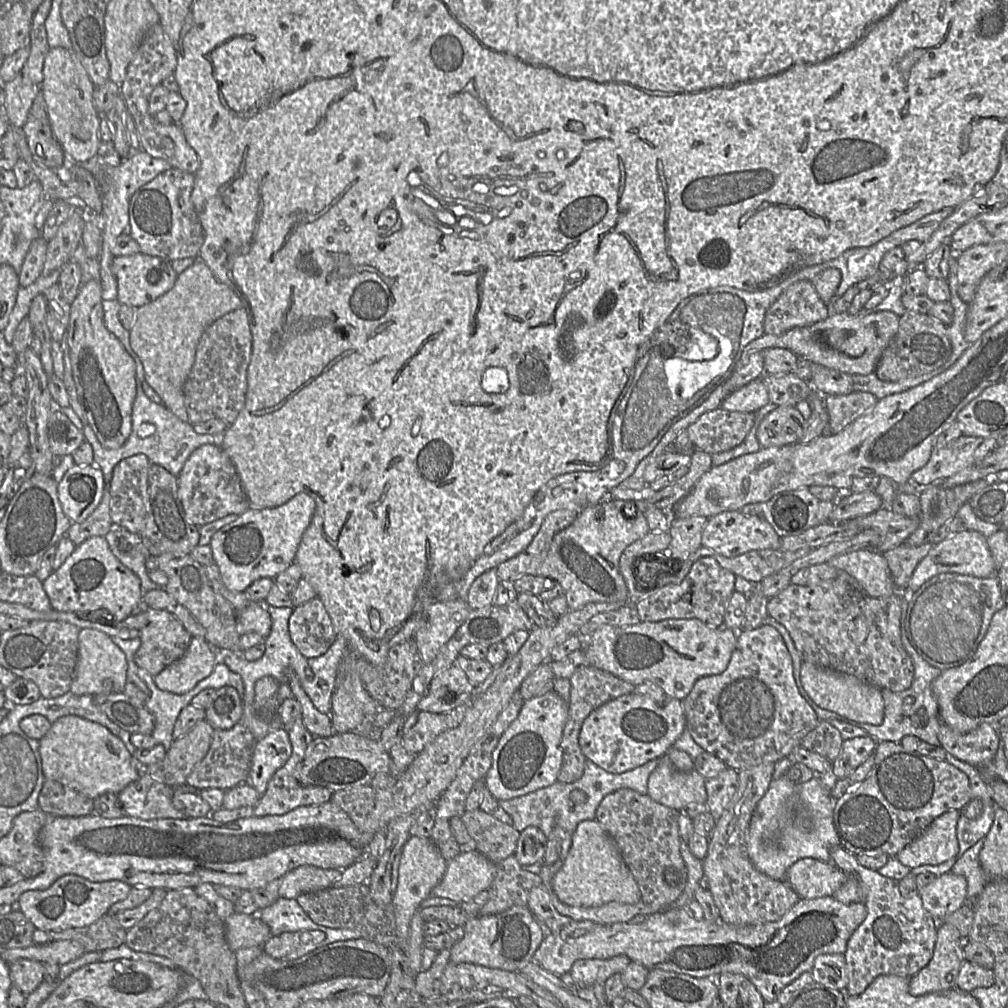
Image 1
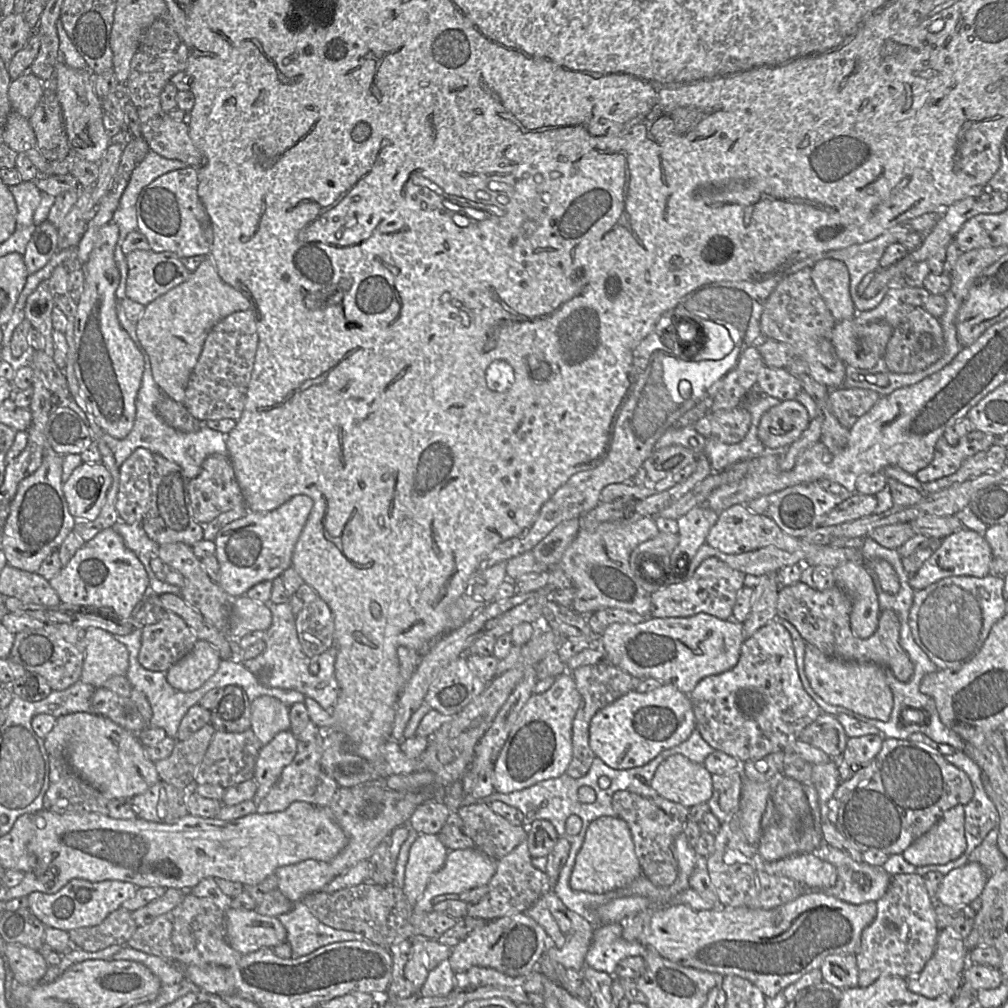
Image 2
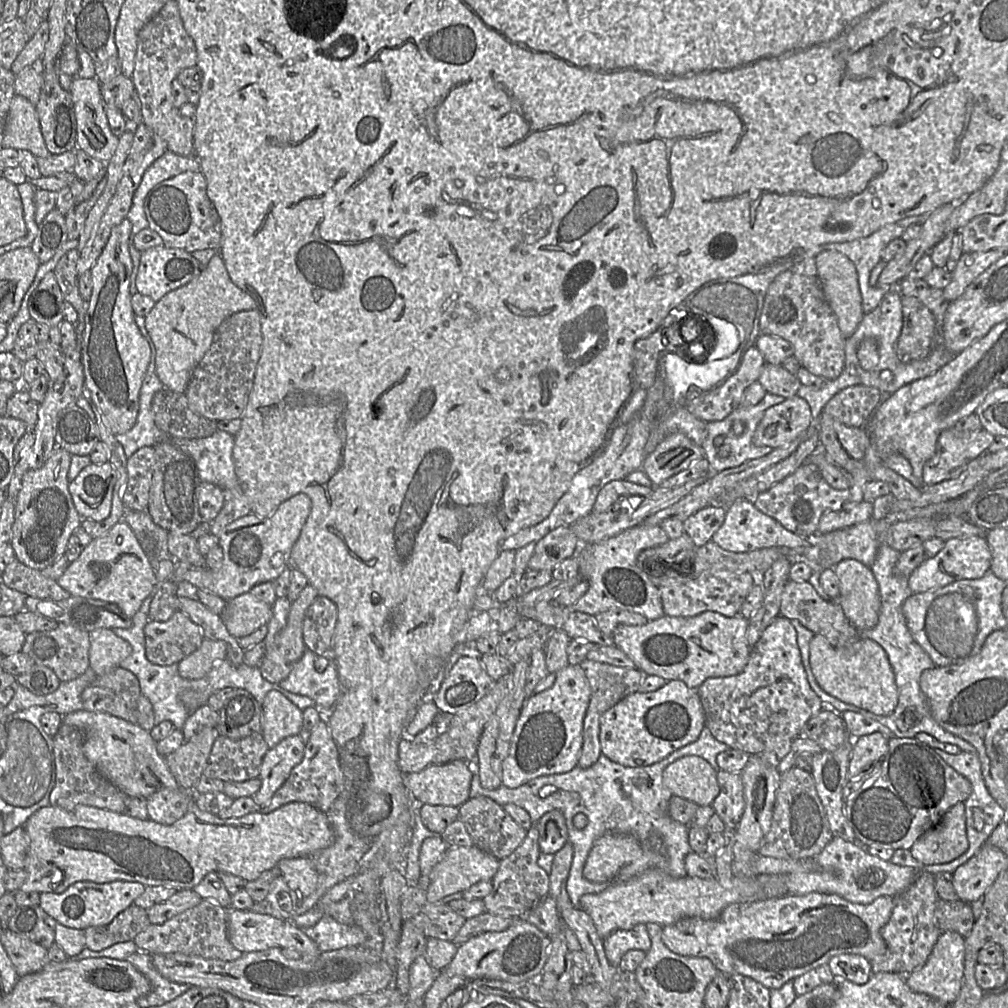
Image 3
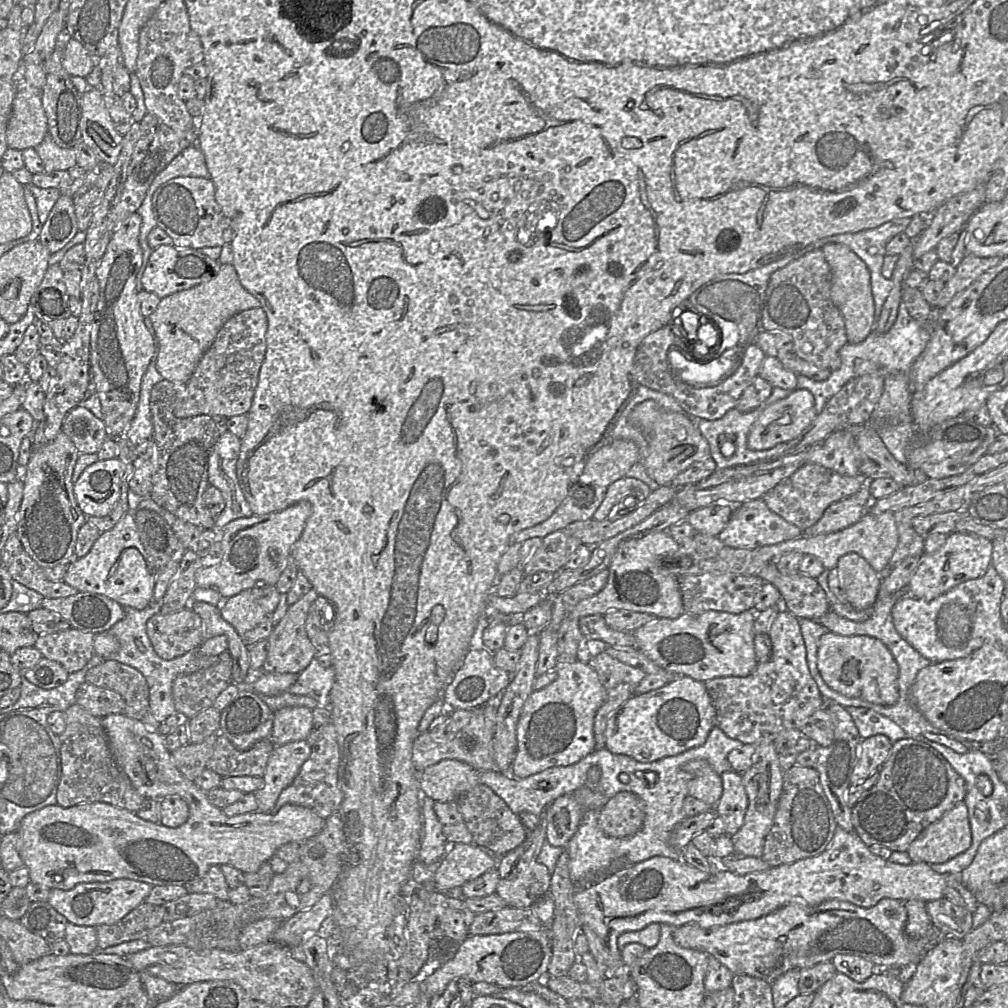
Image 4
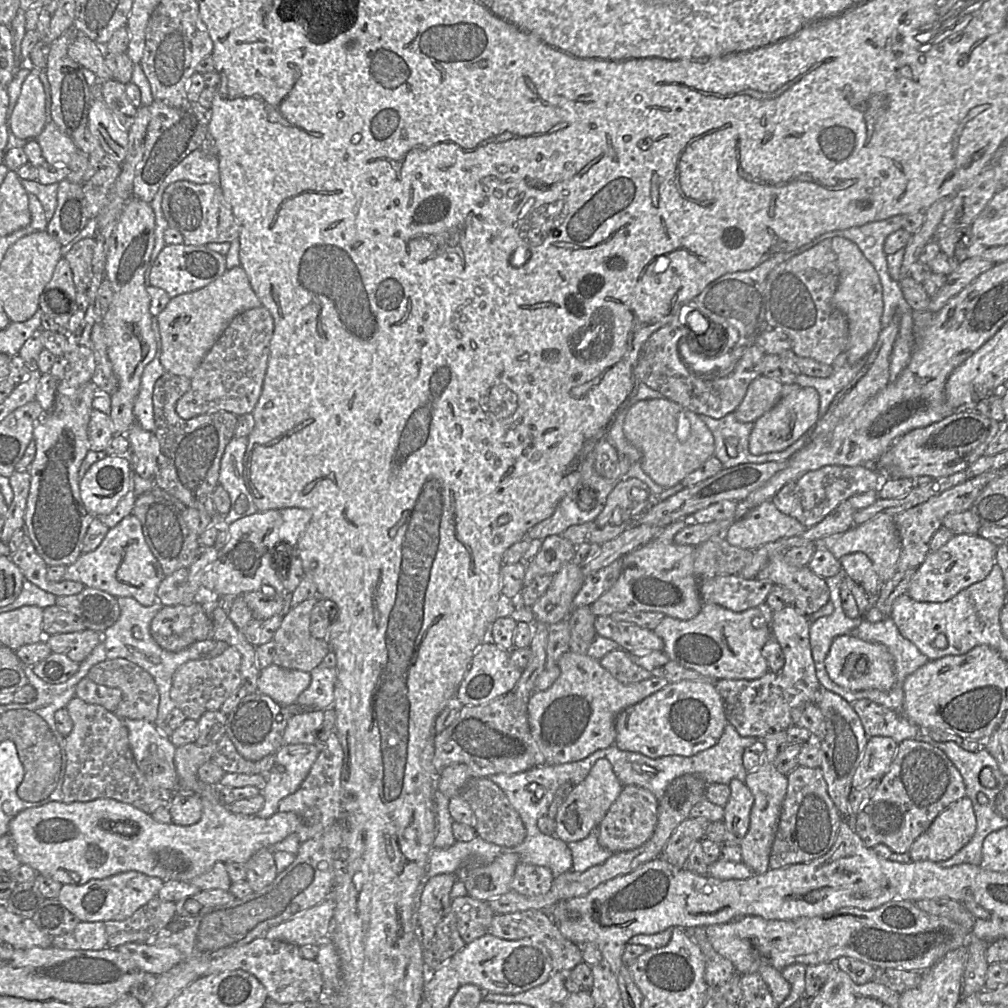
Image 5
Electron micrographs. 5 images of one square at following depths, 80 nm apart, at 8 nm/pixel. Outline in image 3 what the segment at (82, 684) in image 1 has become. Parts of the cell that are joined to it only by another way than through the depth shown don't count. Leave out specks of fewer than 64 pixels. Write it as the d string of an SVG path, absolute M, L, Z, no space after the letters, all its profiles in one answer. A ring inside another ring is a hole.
M100 628L90 632L89 667L97 676L119 666L130 654L130 644L113 630Z

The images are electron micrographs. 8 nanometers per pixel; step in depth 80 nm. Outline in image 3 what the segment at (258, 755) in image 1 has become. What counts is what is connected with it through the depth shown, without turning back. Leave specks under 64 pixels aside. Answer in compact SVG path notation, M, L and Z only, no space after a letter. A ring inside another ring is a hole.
M293 735L283 739L266 752L258 776L261 787L252 796L260 808L269 804L274 793L289 777L292 769L302 761L305 744L299 735Z

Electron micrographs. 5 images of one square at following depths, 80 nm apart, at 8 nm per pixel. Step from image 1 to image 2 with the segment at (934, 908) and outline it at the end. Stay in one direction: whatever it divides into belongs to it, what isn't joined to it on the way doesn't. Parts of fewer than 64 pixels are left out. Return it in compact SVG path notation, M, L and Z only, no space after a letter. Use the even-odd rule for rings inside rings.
M967 862L944 875L935 902L950 907L967 906L979 898L988 876L977 862Z

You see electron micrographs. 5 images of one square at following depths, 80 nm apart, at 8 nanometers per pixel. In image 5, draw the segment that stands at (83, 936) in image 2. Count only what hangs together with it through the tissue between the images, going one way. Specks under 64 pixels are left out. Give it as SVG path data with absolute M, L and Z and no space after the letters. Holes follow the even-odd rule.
M155 897L125 920L105 922L106 947L117 948L129 942L154 942L160 933L166 931L175 916L175 902Z

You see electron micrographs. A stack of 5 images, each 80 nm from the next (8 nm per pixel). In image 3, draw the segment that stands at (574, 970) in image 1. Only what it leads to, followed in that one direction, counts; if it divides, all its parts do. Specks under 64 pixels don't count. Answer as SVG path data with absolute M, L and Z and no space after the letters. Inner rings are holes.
M638 924L629 930L617 930L603 939L605 955L612 966L617 967L623 955L632 949L647 952L651 939L646 924Z

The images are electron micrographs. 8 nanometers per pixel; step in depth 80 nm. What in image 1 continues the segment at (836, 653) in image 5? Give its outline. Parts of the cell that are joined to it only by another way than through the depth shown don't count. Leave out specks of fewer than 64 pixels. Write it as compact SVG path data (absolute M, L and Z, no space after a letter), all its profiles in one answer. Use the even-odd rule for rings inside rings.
M802 662L801 684L820 708L834 712L855 722L880 725L884 719L884 700L882 691L855 676L820 668L809 662Z

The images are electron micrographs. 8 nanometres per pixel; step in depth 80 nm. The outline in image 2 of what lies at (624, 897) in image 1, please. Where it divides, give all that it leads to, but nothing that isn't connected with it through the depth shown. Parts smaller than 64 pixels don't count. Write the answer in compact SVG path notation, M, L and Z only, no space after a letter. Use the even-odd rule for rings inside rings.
M608 816L592 821L587 827L583 844L576 855L569 879L571 889L603 894L629 885L640 875L642 875L641 868L627 823L618 817Z

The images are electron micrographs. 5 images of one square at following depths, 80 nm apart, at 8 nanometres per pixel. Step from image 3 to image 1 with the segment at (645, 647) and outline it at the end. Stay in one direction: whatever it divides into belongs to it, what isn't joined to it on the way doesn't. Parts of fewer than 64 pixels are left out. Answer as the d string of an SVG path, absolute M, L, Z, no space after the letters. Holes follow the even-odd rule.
M665 619L658 622L640 622L638 624L629 626L612 626L609 624L603 624L598 627L589 637L583 637L585 639L585 646L582 647L589 666L601 669L609 672L616 677L633 684L635 687L643 683L653 683L662 688L665 695L669 698L675 698L682 701L688 696L695 682L702 677L718 675L724 672L729 664L733 650L736 647L738 631L731 630L725 627L712 628L698 619Z

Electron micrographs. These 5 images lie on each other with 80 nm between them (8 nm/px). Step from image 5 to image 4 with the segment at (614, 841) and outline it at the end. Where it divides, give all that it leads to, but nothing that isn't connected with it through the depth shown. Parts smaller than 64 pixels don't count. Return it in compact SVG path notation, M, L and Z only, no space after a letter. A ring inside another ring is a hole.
M622 791L609 799L599 810L598 825L613 838L626 838L637 833L644 820L644 806L640 798Z

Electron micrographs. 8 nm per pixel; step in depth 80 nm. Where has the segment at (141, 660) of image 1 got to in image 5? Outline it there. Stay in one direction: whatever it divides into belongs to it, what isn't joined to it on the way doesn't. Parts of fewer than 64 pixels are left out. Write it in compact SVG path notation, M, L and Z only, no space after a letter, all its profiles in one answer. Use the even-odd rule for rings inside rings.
M201 596L190 605L163 606L154 616L150 624L150 632L162 649L179 652L195 642L211 638L212 621L203 610L203 597Z

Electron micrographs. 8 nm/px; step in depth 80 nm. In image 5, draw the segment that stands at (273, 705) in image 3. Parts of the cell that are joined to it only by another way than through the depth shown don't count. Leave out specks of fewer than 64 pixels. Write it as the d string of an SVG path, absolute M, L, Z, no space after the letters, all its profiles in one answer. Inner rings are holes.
M322 710L292 715L283 733L283 745L314 744L316 733L324 719Z

